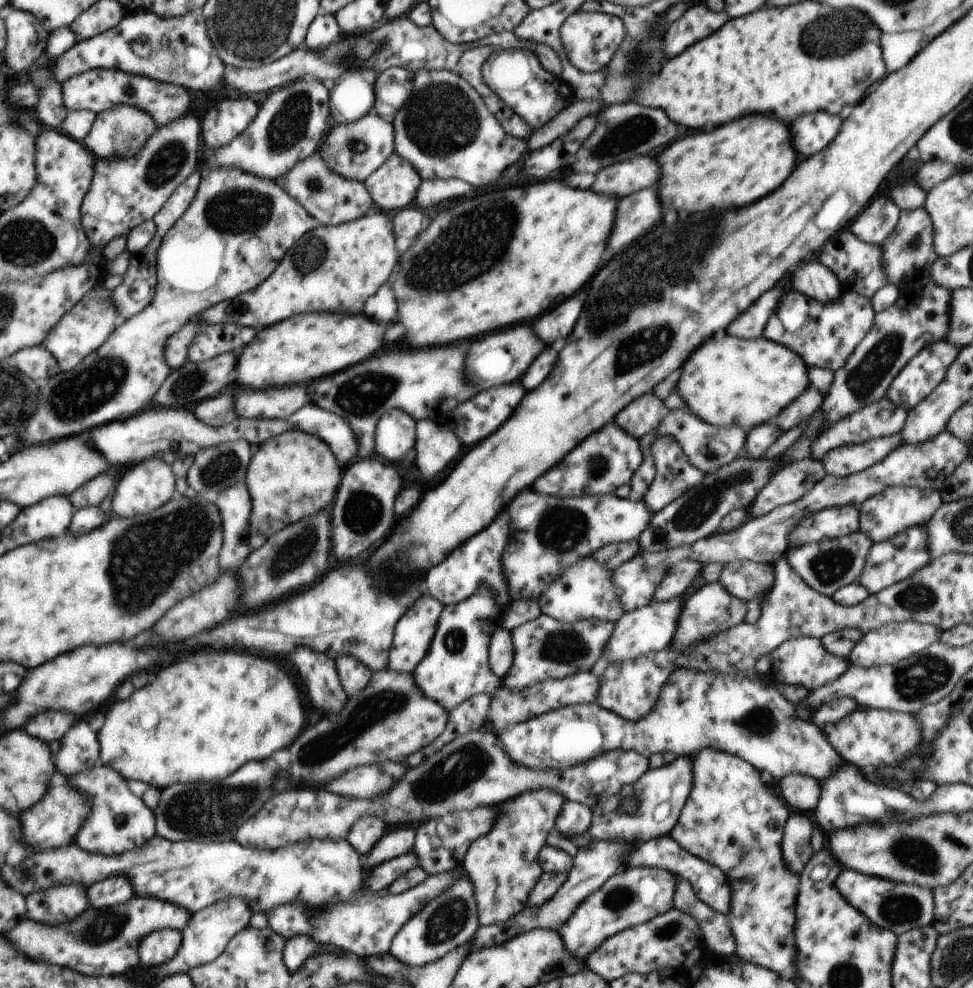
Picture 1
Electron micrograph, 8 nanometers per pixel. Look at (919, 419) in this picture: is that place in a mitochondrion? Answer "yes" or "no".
no

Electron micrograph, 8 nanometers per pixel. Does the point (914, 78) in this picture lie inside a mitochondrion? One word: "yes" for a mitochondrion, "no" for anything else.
no

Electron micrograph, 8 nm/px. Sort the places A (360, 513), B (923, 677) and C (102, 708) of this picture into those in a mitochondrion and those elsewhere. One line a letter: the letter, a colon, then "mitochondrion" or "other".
A: mitochondrion
B: mitochondrion
C: other

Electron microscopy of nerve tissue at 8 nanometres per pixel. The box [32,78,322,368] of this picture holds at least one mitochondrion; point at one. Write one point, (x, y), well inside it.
(240, 210)

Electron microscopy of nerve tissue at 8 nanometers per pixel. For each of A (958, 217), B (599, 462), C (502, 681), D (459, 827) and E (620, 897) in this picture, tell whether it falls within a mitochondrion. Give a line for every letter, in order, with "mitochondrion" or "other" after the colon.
A: other
B: mitochondrion
C: other
D: mitochondrion
E: mitochondrion

